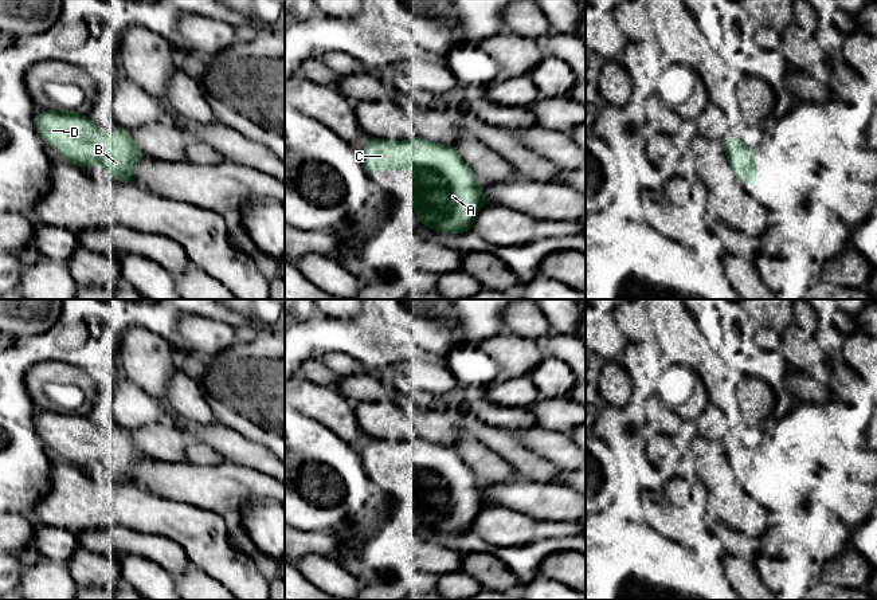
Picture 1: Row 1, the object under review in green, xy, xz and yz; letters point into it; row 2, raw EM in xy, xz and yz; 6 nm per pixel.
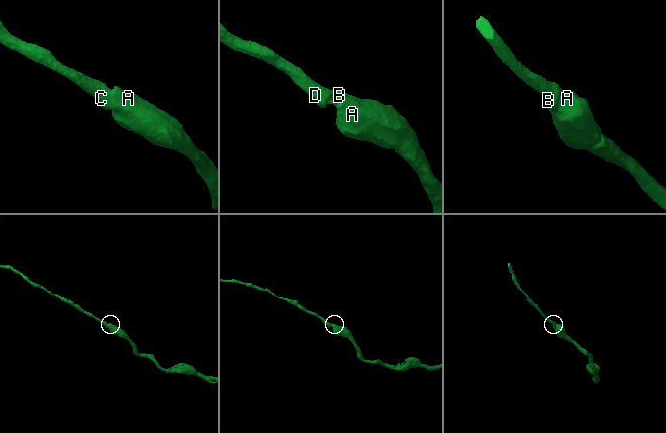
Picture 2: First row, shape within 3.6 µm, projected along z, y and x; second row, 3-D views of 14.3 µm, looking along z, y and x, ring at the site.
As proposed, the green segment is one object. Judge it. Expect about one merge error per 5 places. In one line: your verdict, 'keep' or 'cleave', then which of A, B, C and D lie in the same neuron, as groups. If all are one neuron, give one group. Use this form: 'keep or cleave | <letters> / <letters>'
keep | A B C D

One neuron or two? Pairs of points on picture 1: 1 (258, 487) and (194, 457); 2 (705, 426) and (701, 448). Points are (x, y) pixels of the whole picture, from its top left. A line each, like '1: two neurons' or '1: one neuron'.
1: two neurons
2: two neurons

